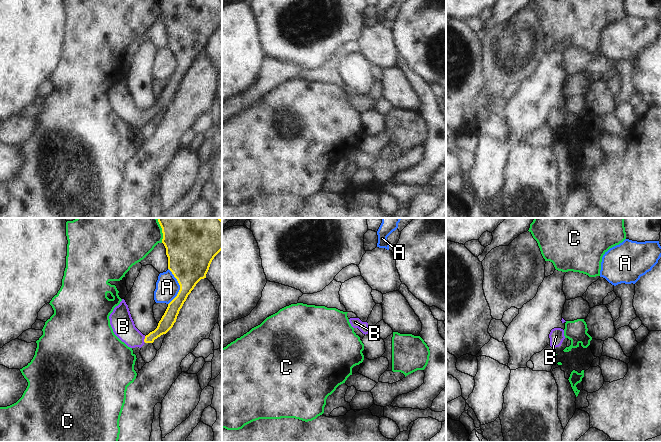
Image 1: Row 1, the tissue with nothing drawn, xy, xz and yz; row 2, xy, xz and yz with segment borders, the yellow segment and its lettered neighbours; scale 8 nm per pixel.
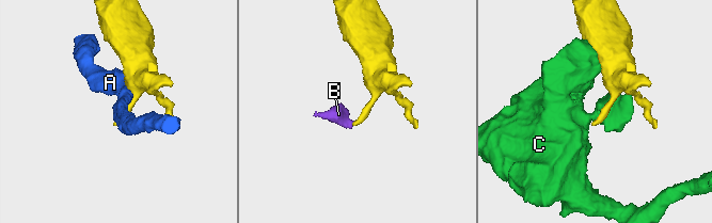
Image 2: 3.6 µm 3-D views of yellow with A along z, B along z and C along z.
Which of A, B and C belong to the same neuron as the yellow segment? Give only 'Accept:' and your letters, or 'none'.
Accept: B

